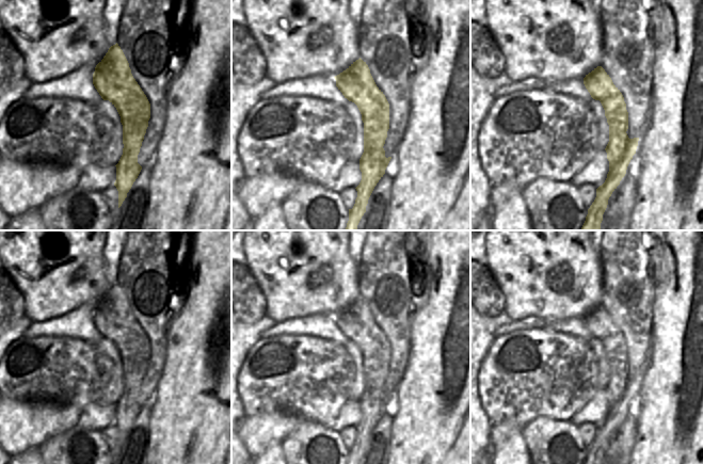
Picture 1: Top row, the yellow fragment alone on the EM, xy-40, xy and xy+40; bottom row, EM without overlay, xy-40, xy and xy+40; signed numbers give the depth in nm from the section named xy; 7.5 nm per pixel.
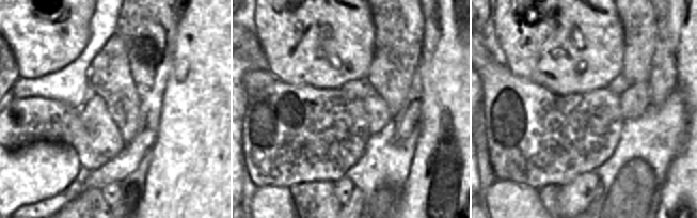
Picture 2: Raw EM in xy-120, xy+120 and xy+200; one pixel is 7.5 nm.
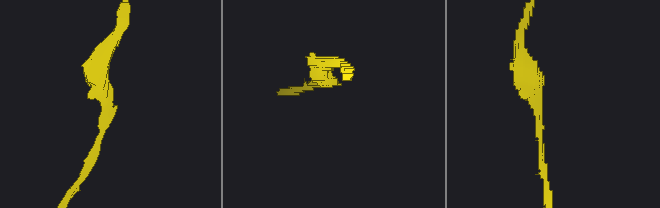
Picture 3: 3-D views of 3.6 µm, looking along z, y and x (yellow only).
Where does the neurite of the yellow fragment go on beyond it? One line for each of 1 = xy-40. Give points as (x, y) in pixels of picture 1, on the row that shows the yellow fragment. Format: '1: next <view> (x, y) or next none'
1: next none

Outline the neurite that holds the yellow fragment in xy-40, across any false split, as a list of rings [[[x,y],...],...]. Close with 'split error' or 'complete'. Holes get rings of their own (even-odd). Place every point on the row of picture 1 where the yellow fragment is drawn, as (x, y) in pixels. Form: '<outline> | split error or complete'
[[[116,43],[111,46],[103,59],[96,65],[93,74],[93,84],[103,100],[109,100],[117,110],[123,125],[123,155],[116,166],[114,186],[118,191],[118,208],[127,197],[133,182],[138,178],[142,166],[138,163],[138,155],[148,127],[150,118],[150,103],[133,78],[129,63]]] | complete

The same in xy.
[[[361,58],[334,78],[345,98],[357,106],[364,123],[364,153],[360,159],[362,180],[355,188],[357,197],[349,209],[345,229],[356,230],[368,199],[392,159],[385,157],[383,148],[389,129],[389,103]]] | complete

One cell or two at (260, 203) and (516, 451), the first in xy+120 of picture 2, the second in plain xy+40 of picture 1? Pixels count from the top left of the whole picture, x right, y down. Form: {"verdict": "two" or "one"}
{"verdict": "one"}

